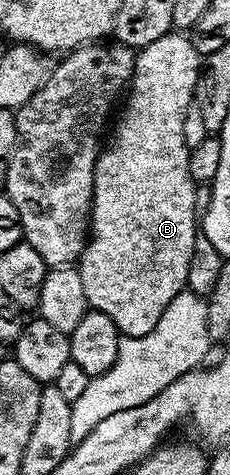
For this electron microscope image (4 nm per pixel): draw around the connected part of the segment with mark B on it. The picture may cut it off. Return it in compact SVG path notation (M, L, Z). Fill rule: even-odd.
M171 33L164 37L156 37L152 45L141 48L134 56L134 74L130 76L128 84L128 94L125 96L126 108L122 111L122 116L113 124L114 140L99 154L94 170L94 203L90 206L89 215L89 235L86 241L86 248L80 254L76 266L80 273L80 281L84 284L84 297L88 297L90 307L100 313L108 313L112 321L118 327L123 336L144 337L144 333L152 333L156 329L156 321L168 309L168 301L176 297L186 287L186 278L188 277L188 261L192 261L194 252L194 236L196 234L196 211L194 215L194 190L196 184L194 178L190 176L190 152L191 148L186 146L182 130L184 129L184 117L192 105L194 90L198 84L198 72L202 69L203 60L198 54L198 50L192 45L189 34ZM126 131L155 131L158 135L150 135L146 139L146 160L142 163L142 168L138 171L138 176L129 175L126 172Z

